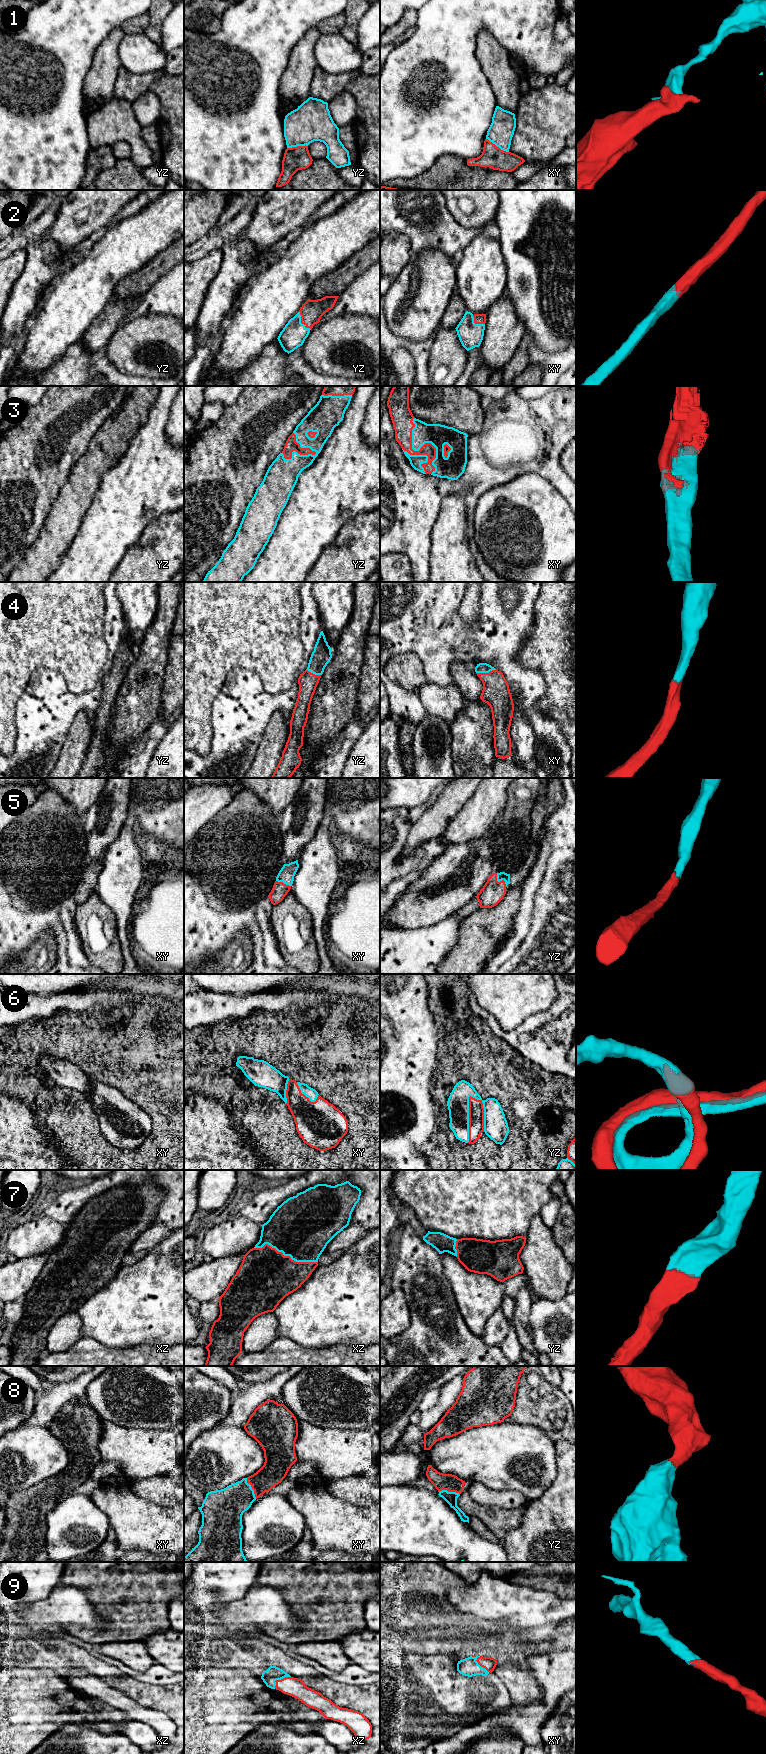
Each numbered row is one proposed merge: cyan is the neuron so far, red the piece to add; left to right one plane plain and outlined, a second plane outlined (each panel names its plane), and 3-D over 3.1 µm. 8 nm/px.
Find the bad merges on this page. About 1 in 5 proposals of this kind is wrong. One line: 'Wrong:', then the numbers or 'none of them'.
Wrong: 1

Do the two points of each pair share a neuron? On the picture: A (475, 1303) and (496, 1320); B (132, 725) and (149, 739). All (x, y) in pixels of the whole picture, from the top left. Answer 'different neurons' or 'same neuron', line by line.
A: different neurons
B: different neurons

